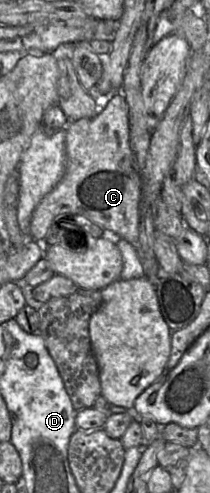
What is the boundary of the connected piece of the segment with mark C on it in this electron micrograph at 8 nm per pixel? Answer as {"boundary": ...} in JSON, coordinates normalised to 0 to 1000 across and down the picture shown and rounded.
{"boundary":[[[576,174],[452,235],[319,247],[310,349],[157,428],[143,481],[200,491],[271,438],[367,434],[467,454],[490,467],[486,481],[524,489],[586,483],[652,509],[667,398],[671,357],[638,337],[614,288],[610,215]]]}

